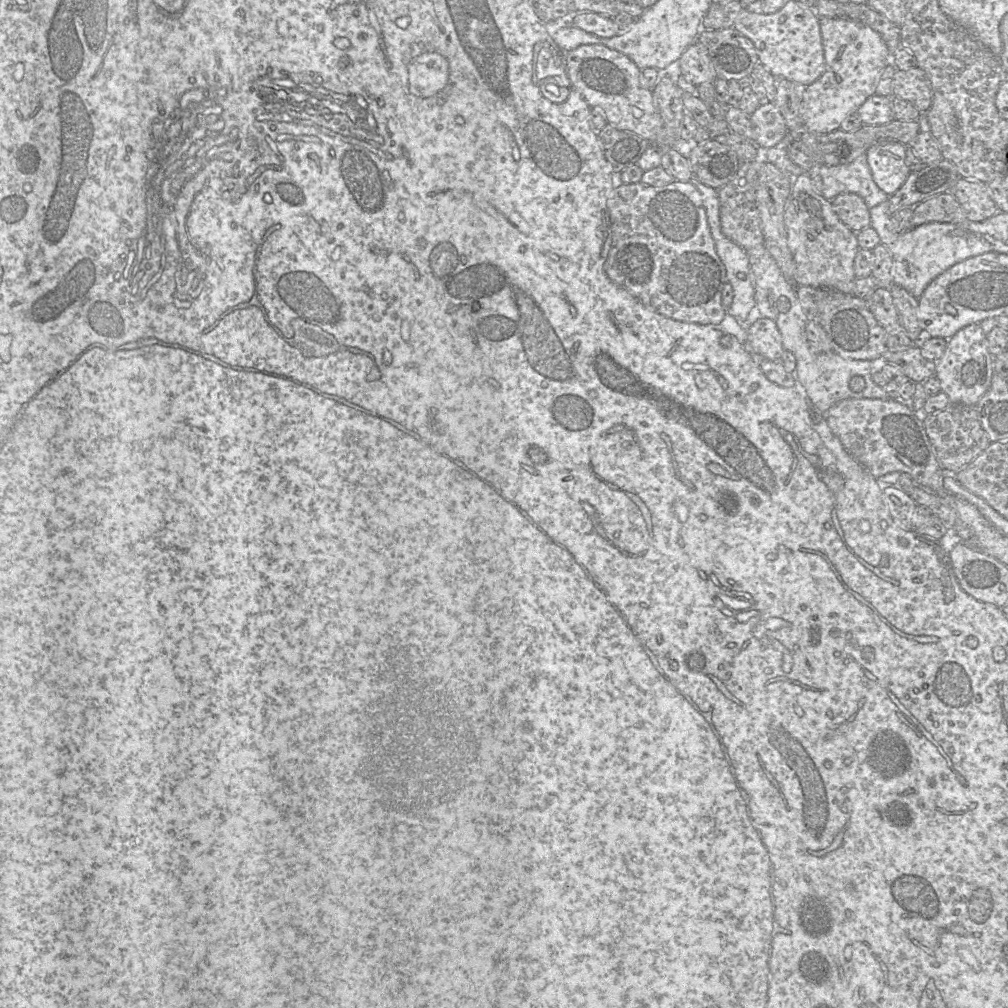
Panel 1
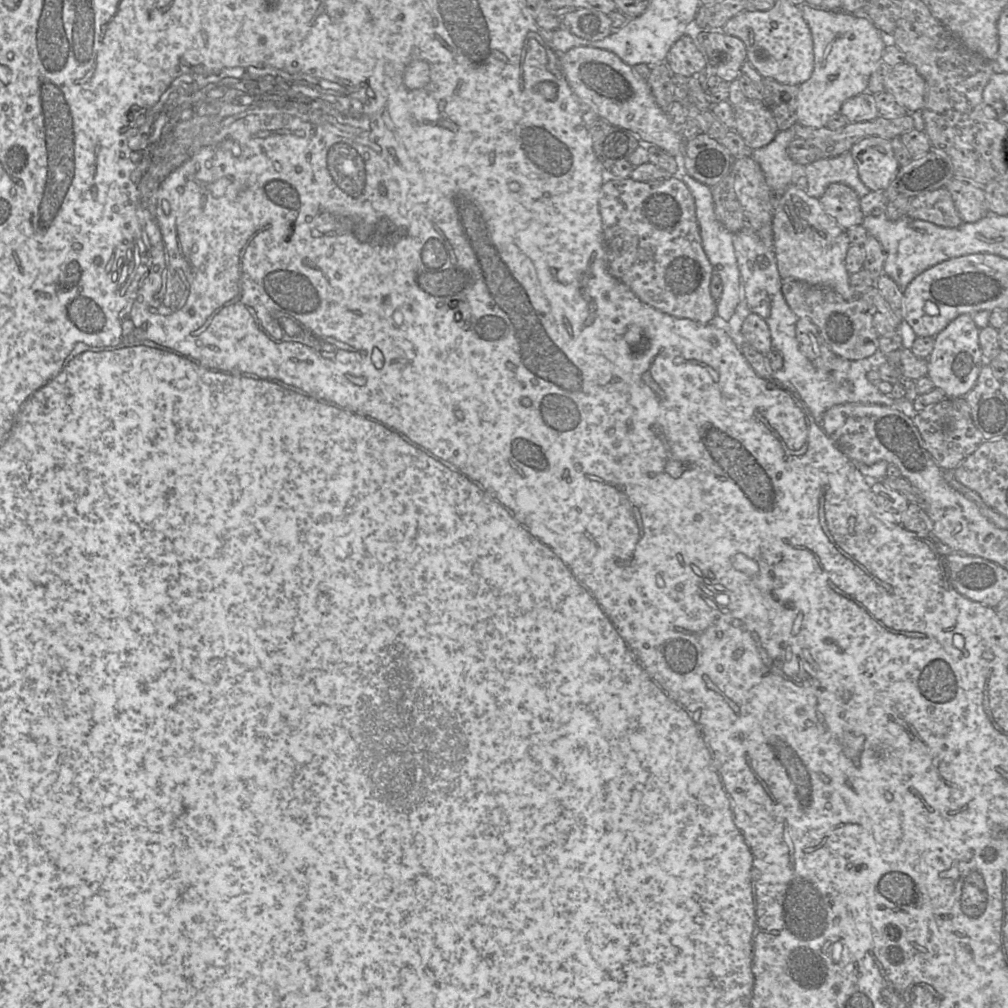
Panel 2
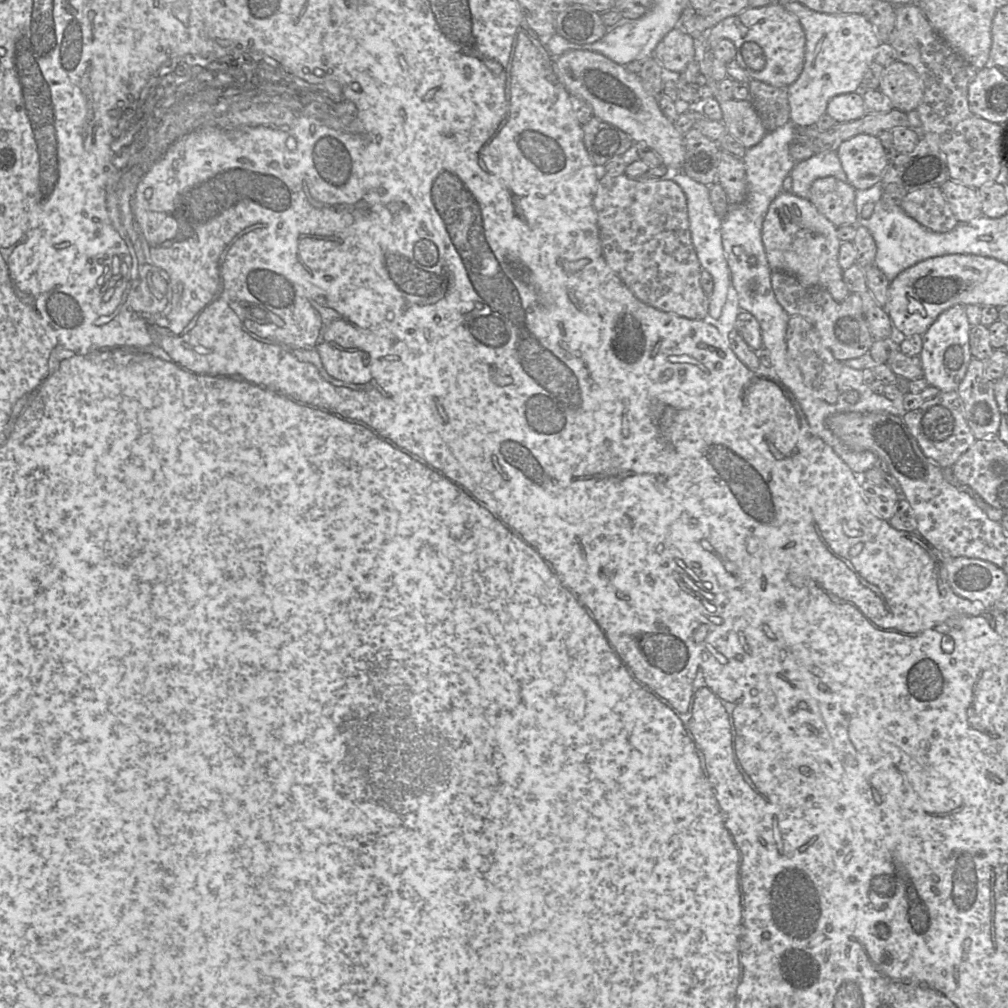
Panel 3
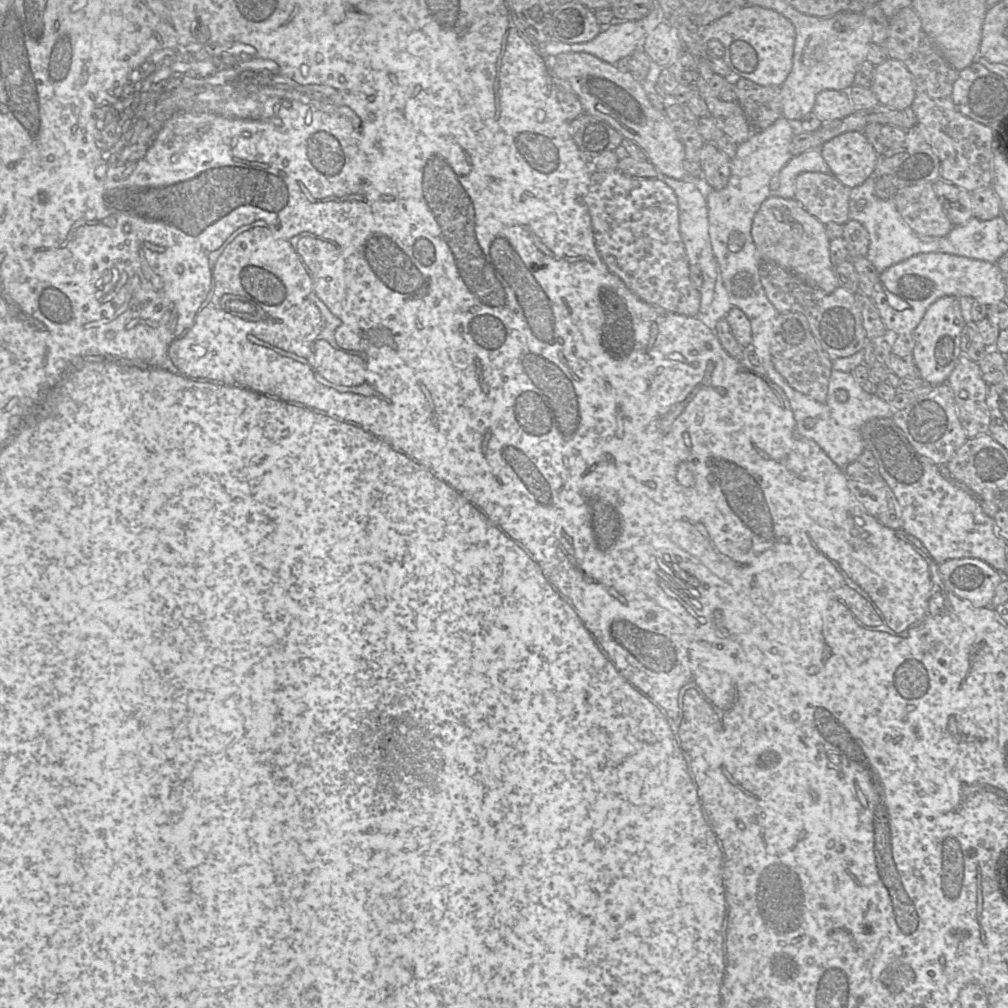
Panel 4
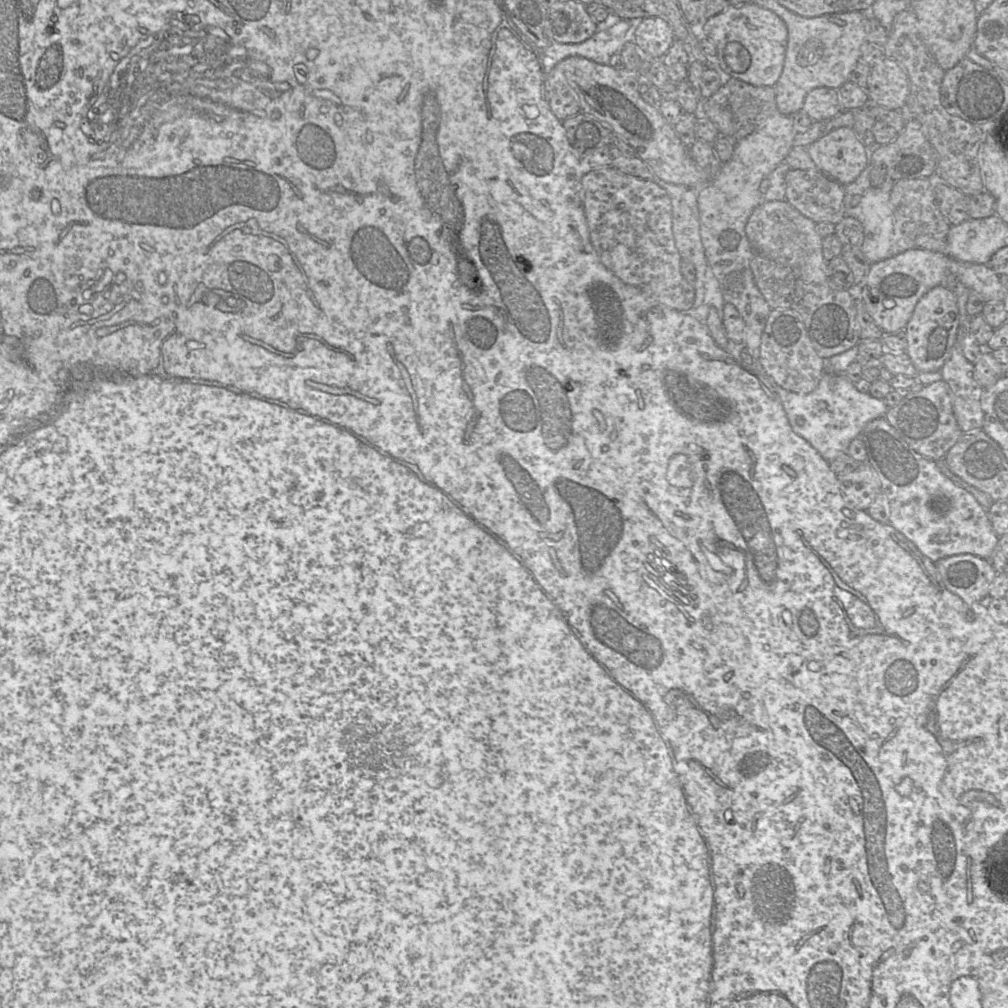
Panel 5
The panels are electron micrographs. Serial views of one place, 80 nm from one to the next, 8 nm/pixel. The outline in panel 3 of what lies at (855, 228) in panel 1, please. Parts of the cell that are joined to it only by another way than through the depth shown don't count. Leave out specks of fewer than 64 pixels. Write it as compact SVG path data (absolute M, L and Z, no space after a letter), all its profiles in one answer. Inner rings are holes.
M818 178L810 187L808 200L836 227L857 226L855 191L837 178Z

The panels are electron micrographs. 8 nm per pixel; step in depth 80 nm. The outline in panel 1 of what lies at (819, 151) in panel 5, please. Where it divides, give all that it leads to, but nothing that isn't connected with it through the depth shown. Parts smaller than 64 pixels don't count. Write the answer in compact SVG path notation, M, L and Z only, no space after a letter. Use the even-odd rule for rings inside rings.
M880 141L865 155L876 185L889 196L896 193L910 173L905 164L906 145L898 141Z

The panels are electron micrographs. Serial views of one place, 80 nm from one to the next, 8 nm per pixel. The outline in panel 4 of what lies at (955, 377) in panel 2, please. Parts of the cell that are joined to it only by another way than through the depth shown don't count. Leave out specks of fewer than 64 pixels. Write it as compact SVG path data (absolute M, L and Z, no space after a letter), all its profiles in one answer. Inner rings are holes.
M941 297L928 307L922 320L912 332L915 345L911 356L919 370L919 377L924 382L931 385L946 382L962 354L961 332L965 324L957 297Z

